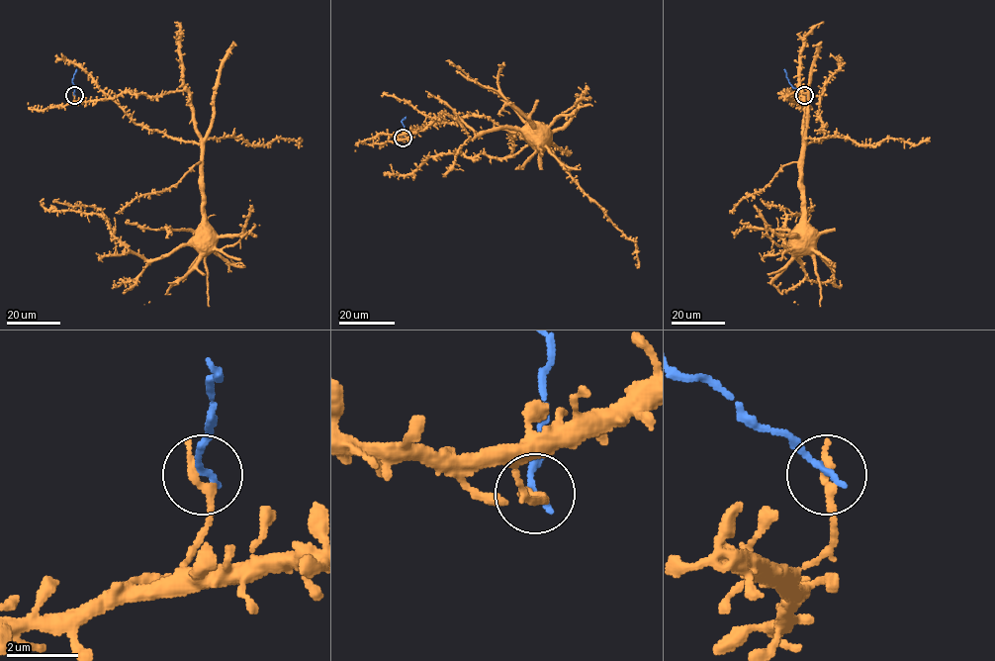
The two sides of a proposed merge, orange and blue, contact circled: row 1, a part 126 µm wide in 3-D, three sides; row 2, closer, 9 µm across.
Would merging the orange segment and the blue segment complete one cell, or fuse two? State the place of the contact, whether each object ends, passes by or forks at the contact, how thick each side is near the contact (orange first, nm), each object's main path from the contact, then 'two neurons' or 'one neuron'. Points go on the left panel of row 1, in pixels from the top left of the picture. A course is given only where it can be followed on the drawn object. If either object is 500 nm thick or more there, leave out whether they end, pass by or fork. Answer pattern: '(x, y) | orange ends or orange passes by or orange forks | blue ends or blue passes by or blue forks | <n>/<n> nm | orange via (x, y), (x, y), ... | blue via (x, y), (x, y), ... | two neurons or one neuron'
(74, 95) | orange ends | blue ends | 320/200 nm | orange via (73, 95), (72, 102), (83, 102), (129, 92), (154, 96), (188, 92), (201, 142), (202, 239) | blue via (74, 95), (72, 82), (76, 69) | two neurons

